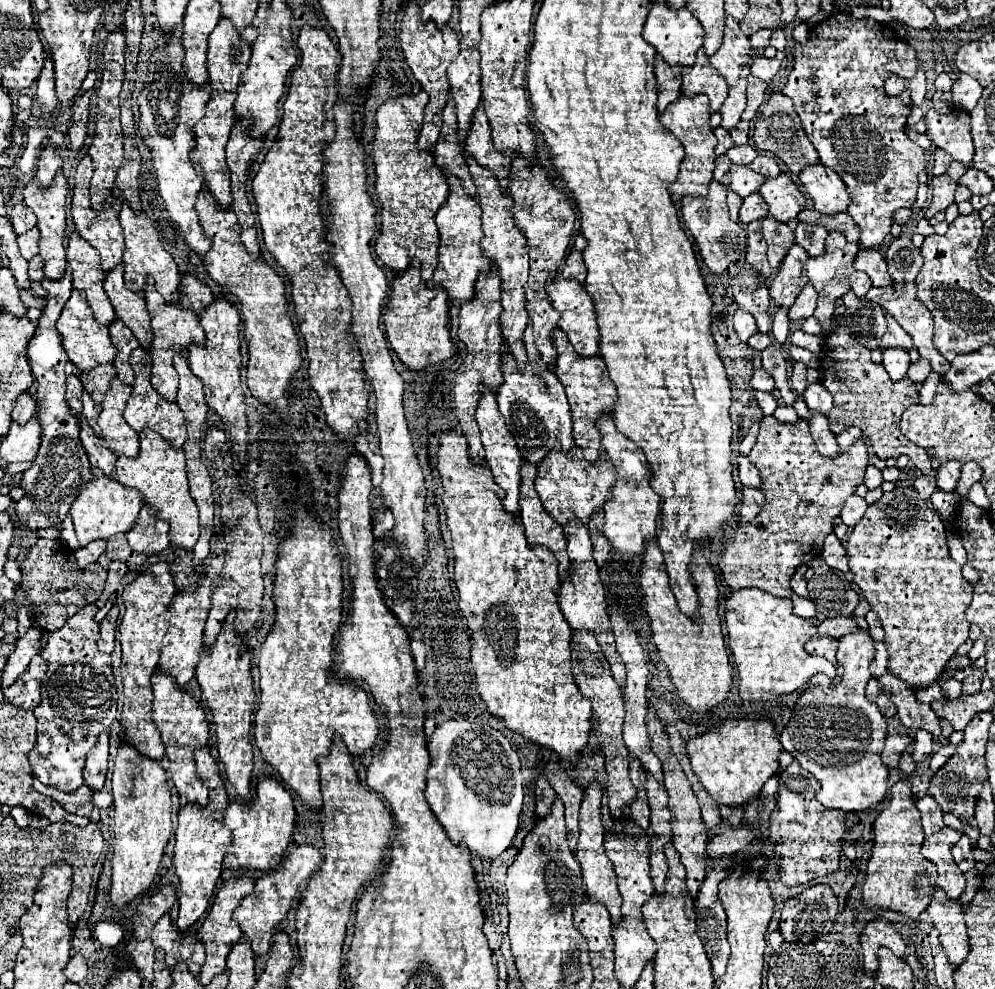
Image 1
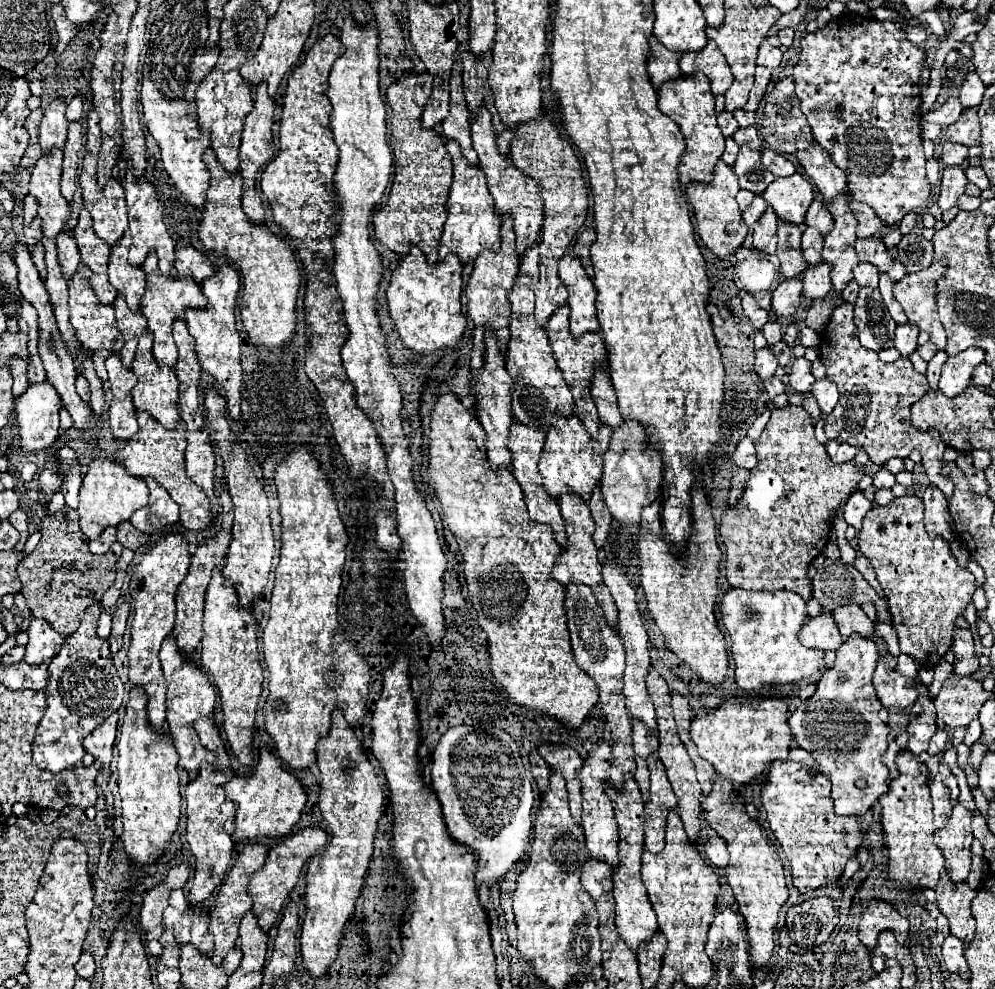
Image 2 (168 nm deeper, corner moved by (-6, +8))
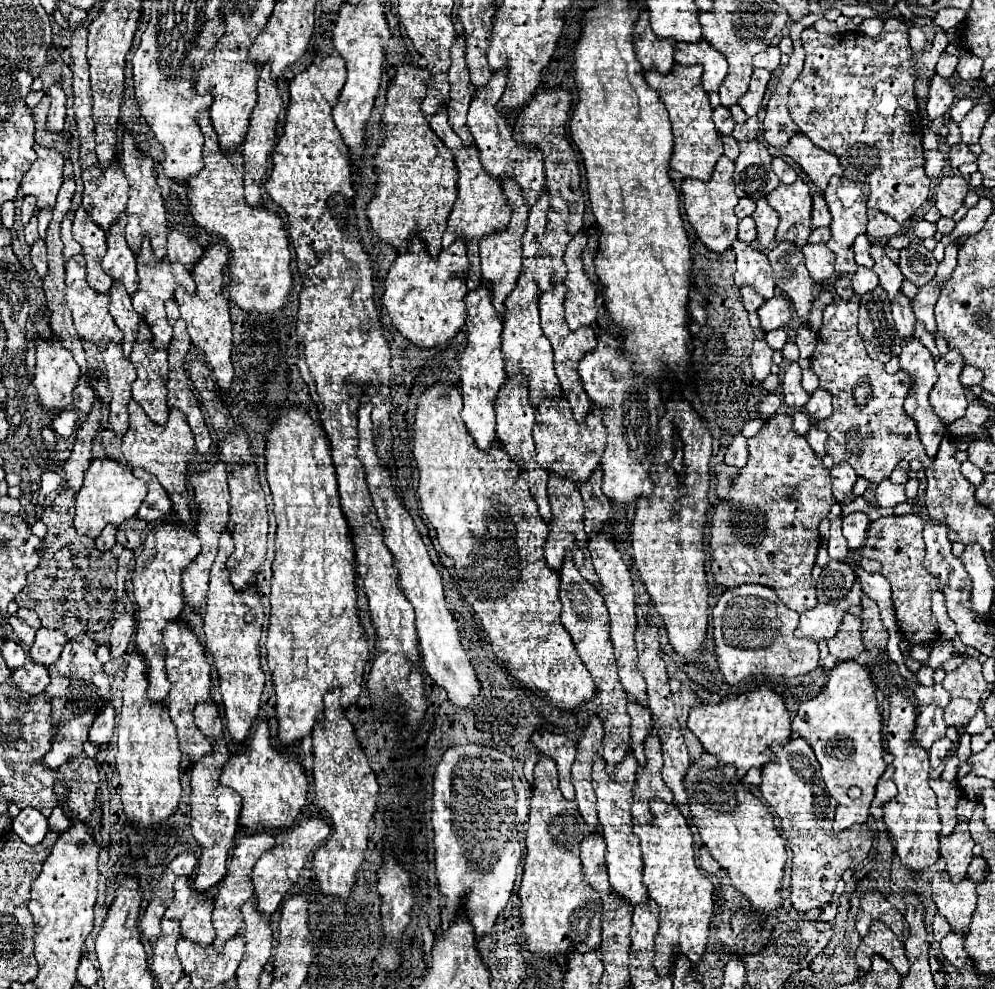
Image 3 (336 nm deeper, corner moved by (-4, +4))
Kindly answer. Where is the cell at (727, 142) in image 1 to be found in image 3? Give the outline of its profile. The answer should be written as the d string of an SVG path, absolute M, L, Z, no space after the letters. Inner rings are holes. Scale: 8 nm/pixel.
M718 107L718 109L714 109L714 113L712 113L712 121L716 123L716 129L718 129L718 133L720 135L732 135L732 129L734 129L734 119L732 119L732 115L730 115L730 111L726 109L726 107Z

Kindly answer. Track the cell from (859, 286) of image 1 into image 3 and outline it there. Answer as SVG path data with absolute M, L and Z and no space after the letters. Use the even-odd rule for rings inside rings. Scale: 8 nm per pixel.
M858 267L858 271L852 277L852 289L854 289L854 293L864 295L864 293L872 291L874 287L878 287L878 275L872 269Z

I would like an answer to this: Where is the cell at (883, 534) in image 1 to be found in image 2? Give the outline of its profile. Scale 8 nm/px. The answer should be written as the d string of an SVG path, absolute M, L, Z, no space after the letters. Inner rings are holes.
M916 495L898 497L886 507L874 505L858 533L858 549L870 559L888 599L902 653L914 657L922 667L934 669L952 645L956 617L972 601L974 575L958 565L944 539L932 539L926 533L924 505Z

